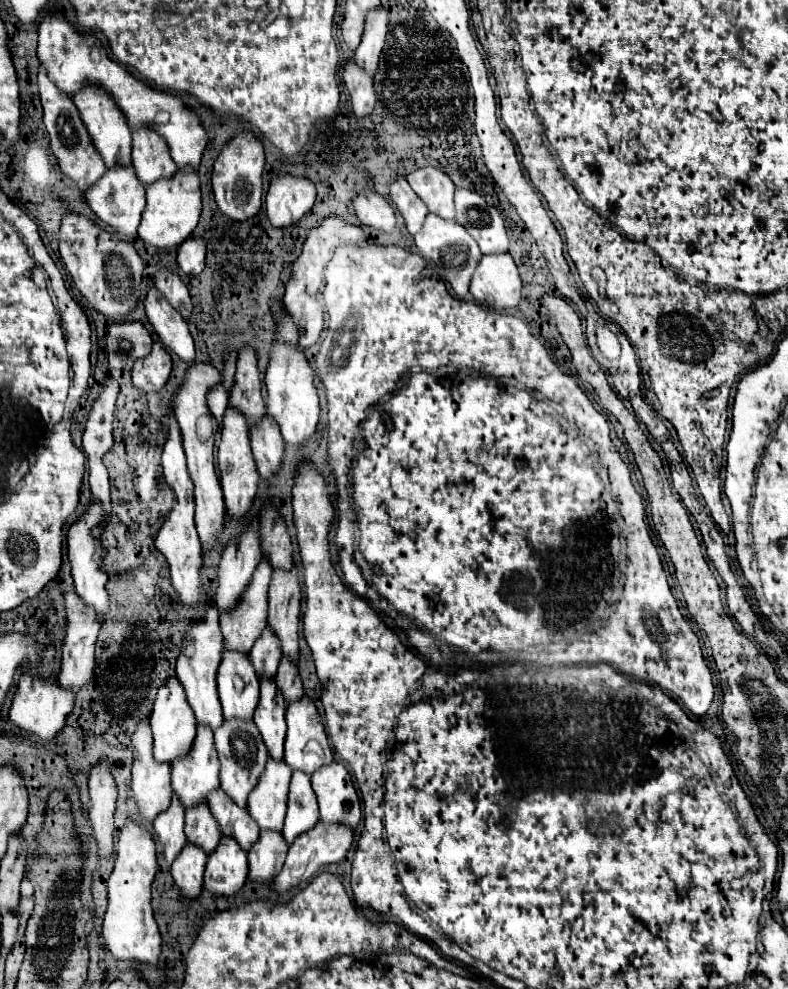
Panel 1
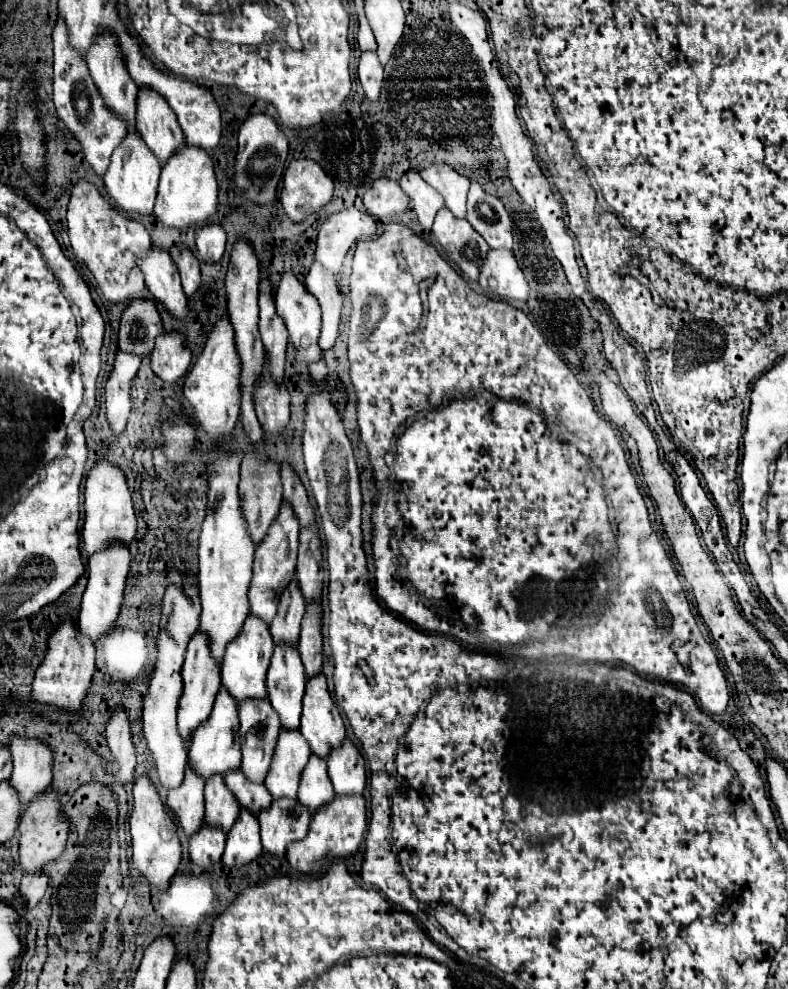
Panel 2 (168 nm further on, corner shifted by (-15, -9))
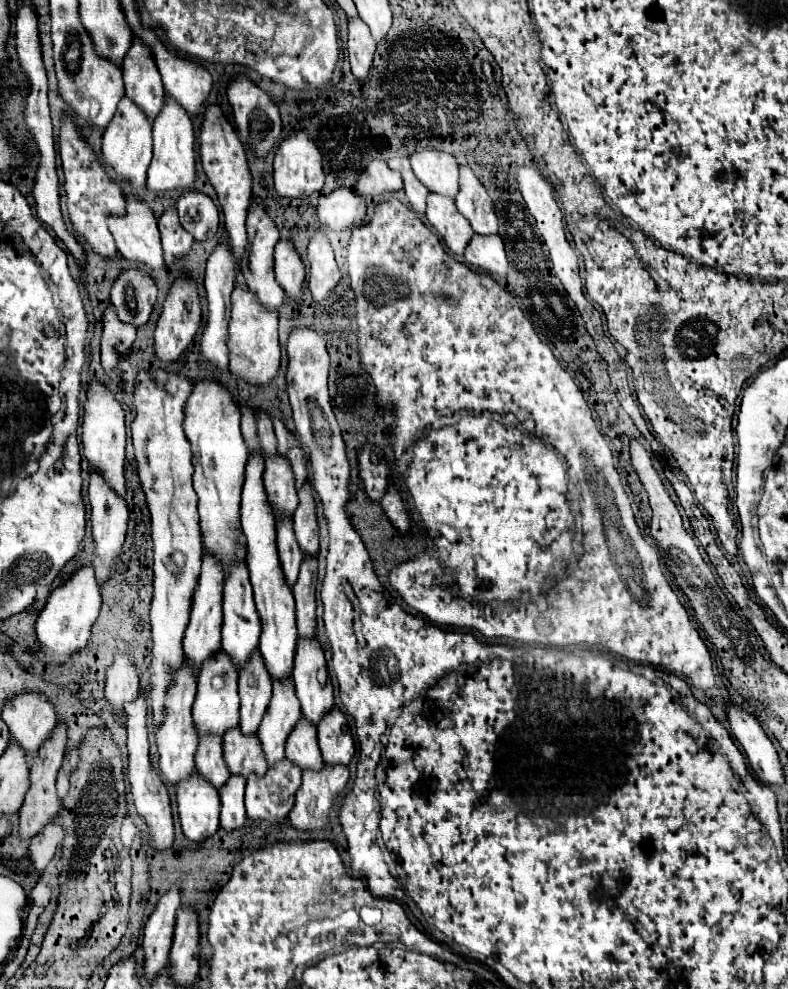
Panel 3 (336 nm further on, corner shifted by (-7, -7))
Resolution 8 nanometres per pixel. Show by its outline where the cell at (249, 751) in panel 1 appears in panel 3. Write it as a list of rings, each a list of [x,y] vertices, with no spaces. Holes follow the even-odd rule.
[[[256,648],[256,656],[248,660],[248,668],[240,672],[238,680],[240,692],[240,728],[244,734],[256,734],[262,716],[272,698],[272,678],[264,668],[264,660],[260,660],[260,650]]]

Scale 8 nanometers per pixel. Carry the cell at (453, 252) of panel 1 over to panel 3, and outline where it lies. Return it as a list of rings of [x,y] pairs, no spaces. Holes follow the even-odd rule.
[[[436,192],[428,194],[428,208],[426,218],[432,224],[432,228],[440,234],[444,244],[458,256],[464,254],[466,244],[472,238],[472,228],[468,220],[458,212],[454,198],[436,196]]]

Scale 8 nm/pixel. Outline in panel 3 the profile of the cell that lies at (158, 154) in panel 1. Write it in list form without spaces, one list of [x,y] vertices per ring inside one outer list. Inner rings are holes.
[[[134,36],[128,56],[124,56],[122,72],[126,96],[134,100],[150,118],[154,118],[162,108],[166,92],[156,62],[152,60],[152,52],[148,52],[148,46],[138,36]]]

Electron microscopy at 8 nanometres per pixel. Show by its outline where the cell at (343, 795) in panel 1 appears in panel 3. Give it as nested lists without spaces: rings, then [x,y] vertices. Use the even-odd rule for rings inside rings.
[[[334,706],[318,724],[318,742],[328,764],[348,764],[354,756],[354,740],[344,714]]]

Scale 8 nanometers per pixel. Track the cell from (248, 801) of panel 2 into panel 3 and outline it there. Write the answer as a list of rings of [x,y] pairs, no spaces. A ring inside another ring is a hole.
[[[240,726],[224,734],[224,760],[232,774],[248,776],[256,772],[262,776],[268,770],[264,750],[260,748],[260,738],[244,736],[244,732],[240,732]]]

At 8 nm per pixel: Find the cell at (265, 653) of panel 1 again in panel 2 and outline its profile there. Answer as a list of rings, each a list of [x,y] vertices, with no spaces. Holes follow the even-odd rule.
[[[292,578],[292,582],[286,586],[284,594],[280,596],[278,614],[270,624],[270,634],[272,634],[272,640],[276,646],[280,646],[280,644],[296,646],[298,644],[300,622],[302,622],[304,614],[306,614],[304,598],[300,594],[296,578]]]

